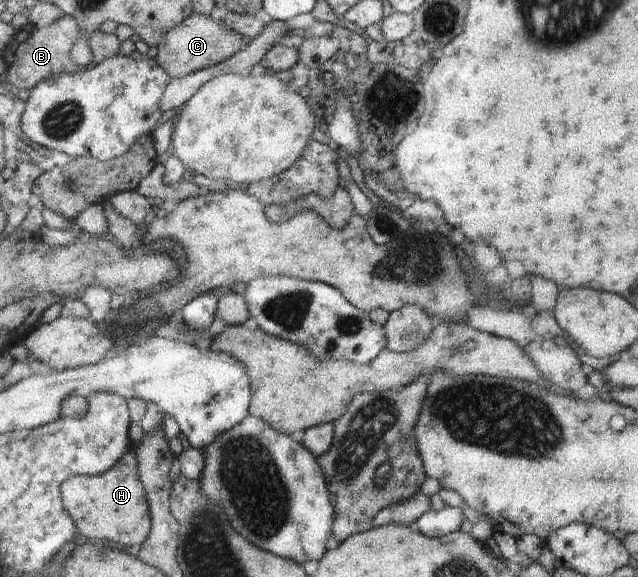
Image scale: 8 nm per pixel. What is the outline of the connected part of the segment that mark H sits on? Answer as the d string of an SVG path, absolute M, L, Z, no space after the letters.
M136 451L128 452L110 471L97 476L74 476L63 483L63 506L76 521L80 537L107 539L125 547L142 545L151 535L152 516L139 472Z

